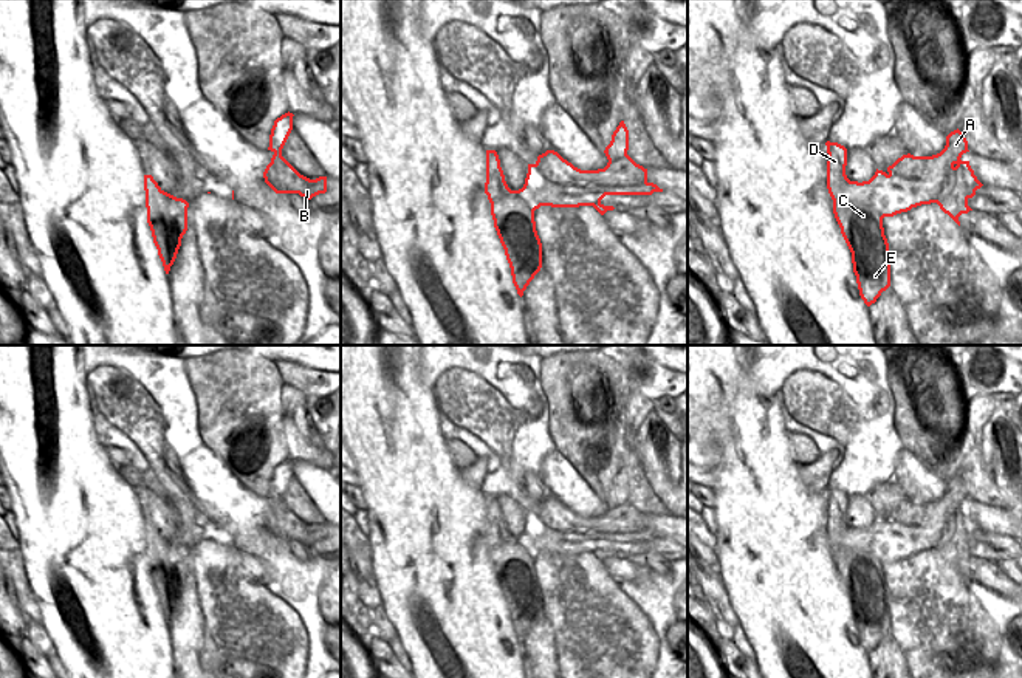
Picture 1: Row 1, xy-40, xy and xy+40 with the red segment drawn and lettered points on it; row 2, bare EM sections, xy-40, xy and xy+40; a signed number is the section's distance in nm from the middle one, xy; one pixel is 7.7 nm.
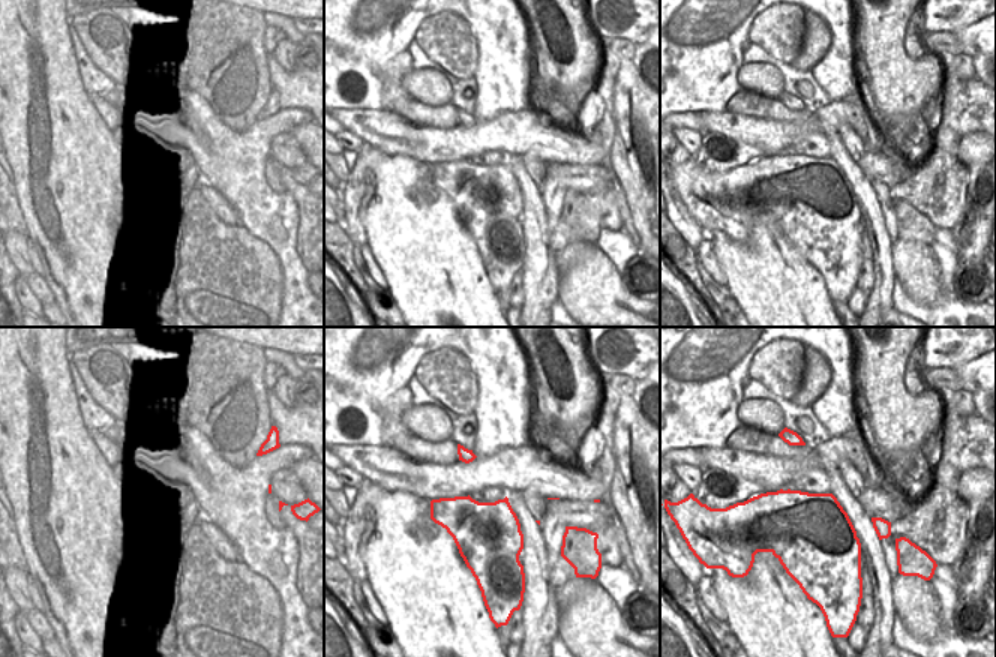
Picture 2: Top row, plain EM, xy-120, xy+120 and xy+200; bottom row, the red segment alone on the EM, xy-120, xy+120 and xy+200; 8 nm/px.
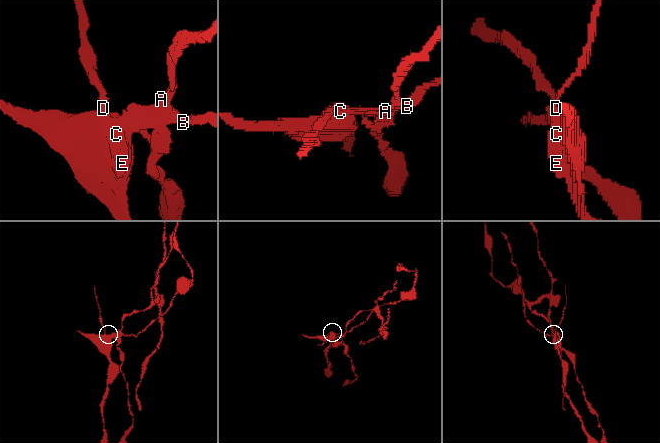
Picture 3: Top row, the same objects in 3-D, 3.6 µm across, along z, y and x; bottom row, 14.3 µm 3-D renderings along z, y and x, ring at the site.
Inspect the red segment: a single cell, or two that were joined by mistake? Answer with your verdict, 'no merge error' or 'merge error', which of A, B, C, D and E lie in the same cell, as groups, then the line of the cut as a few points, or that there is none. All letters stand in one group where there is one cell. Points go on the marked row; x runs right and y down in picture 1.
merge error; A B / C D E; cut in xy along (535, 164), (544, 177), (547, 194), (567, 206)

